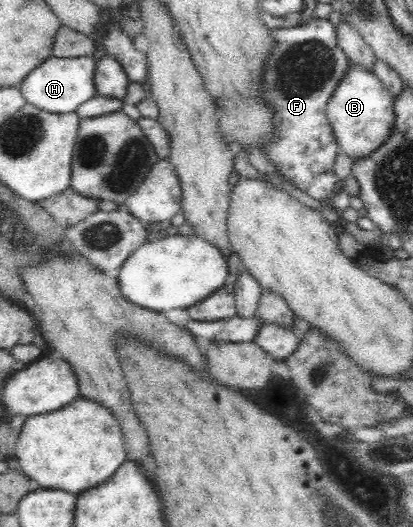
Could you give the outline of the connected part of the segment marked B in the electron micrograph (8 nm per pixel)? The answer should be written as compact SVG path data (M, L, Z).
M349 62L347 72L339 80L325 106L325 112L338 145L353 161L367 157L372 150L379 149L391 134L393 120L395 120L393 98L394 95L385 88L372 70Z

